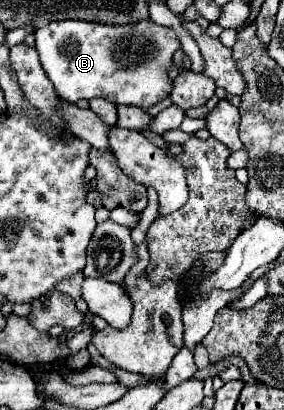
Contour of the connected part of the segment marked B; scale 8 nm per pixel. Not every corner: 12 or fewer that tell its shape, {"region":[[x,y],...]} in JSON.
{"region":[[143,20],[35,30],[59,98],[149,108],[169,96],[173,30]]}

